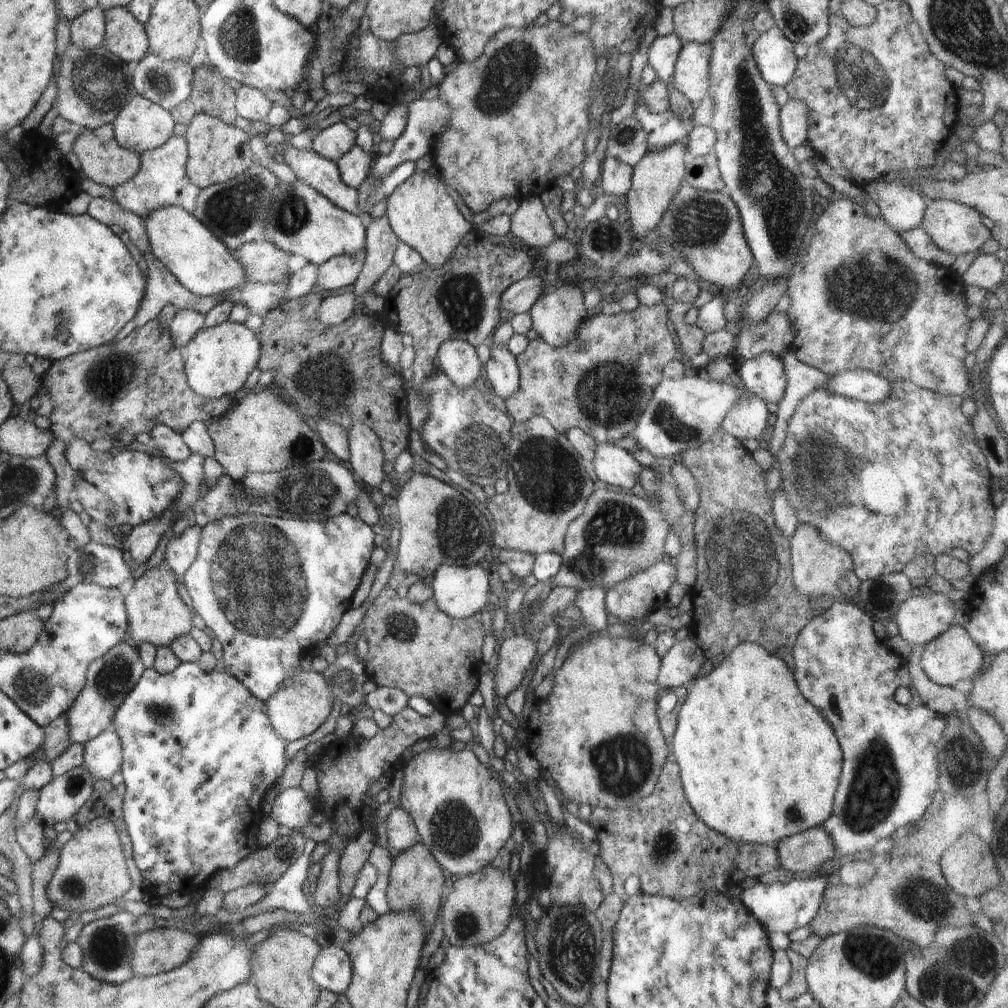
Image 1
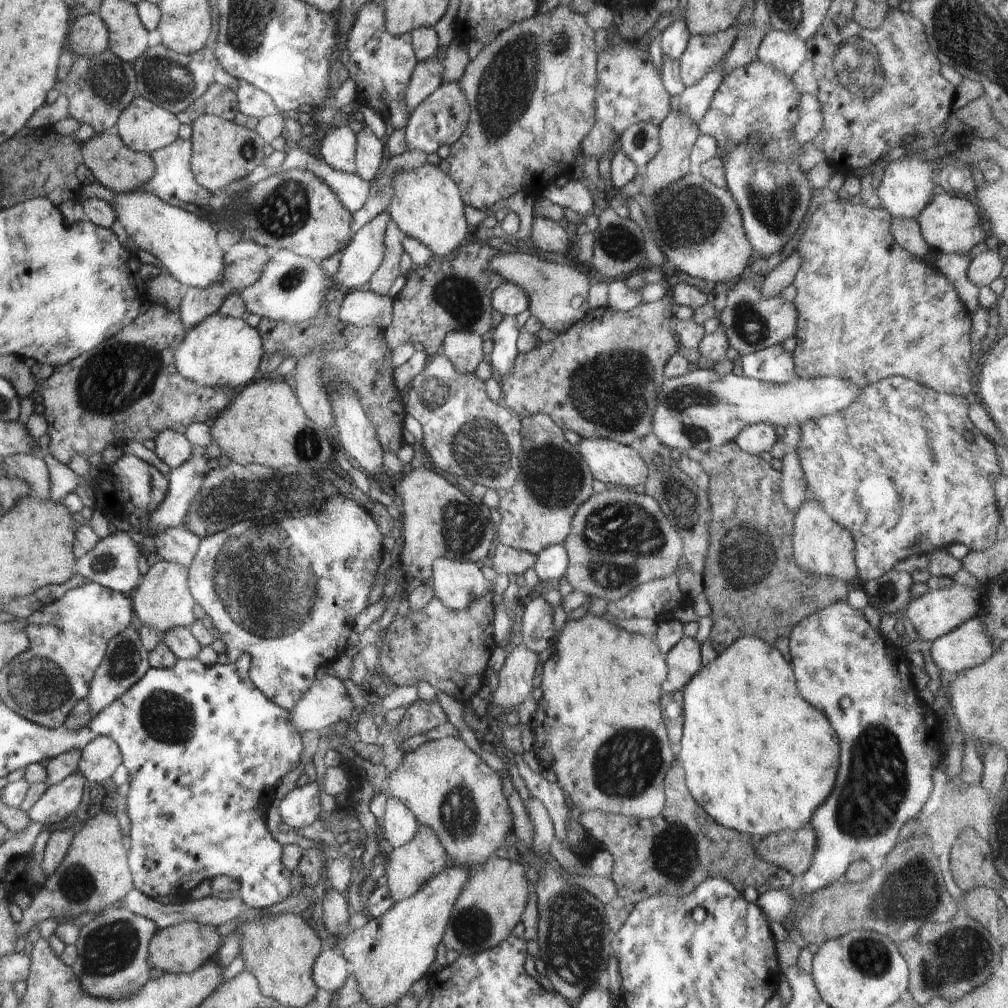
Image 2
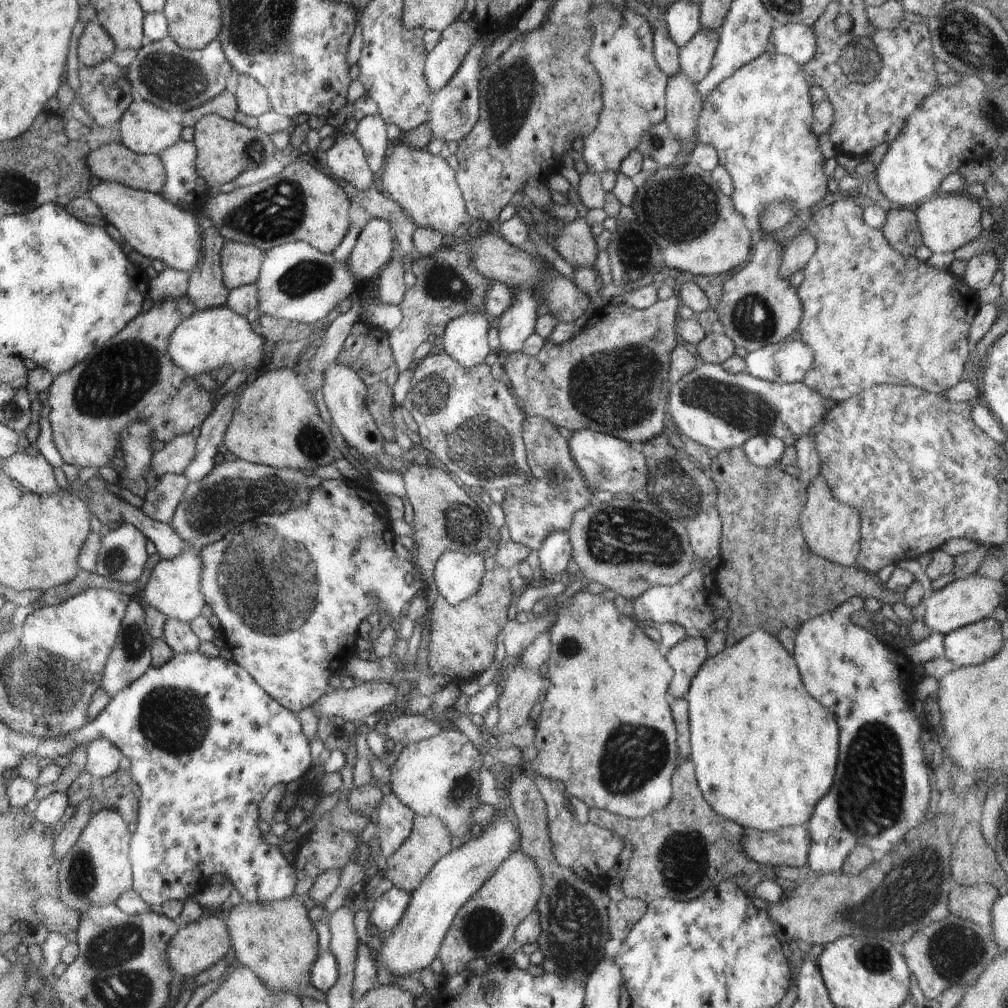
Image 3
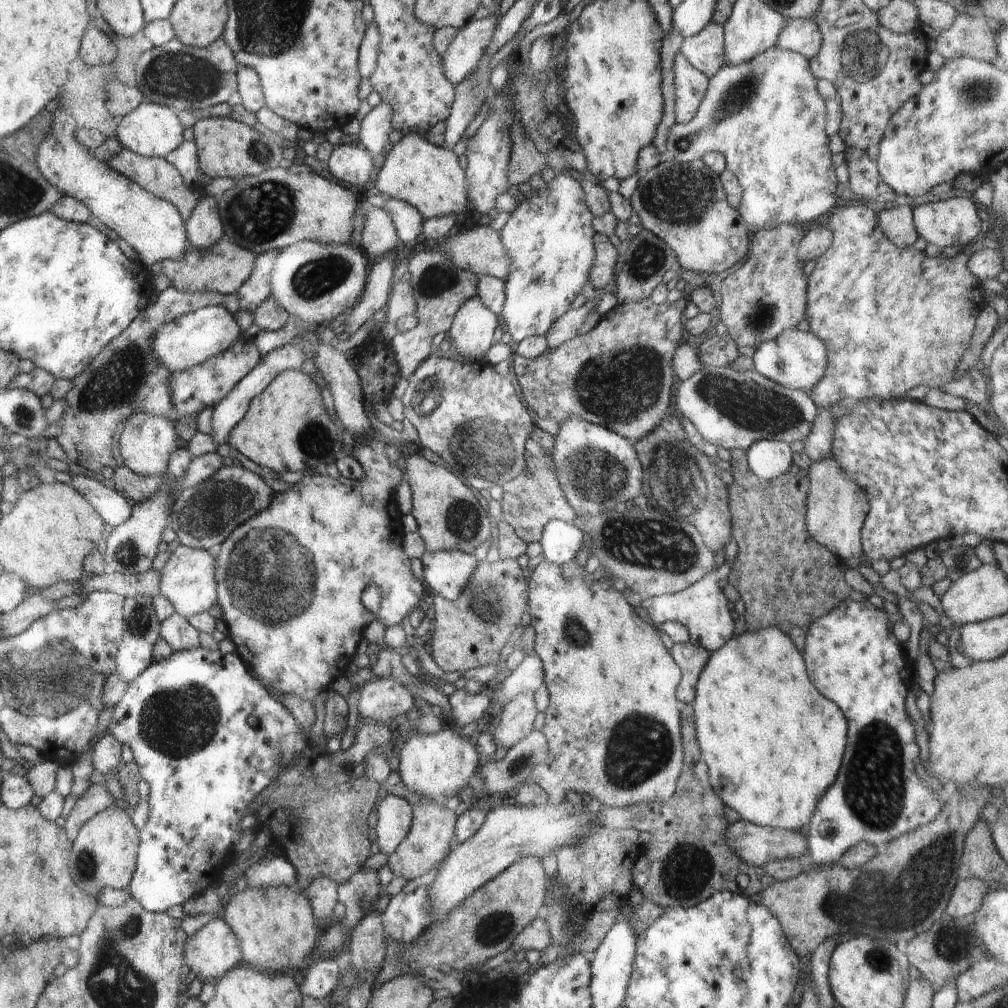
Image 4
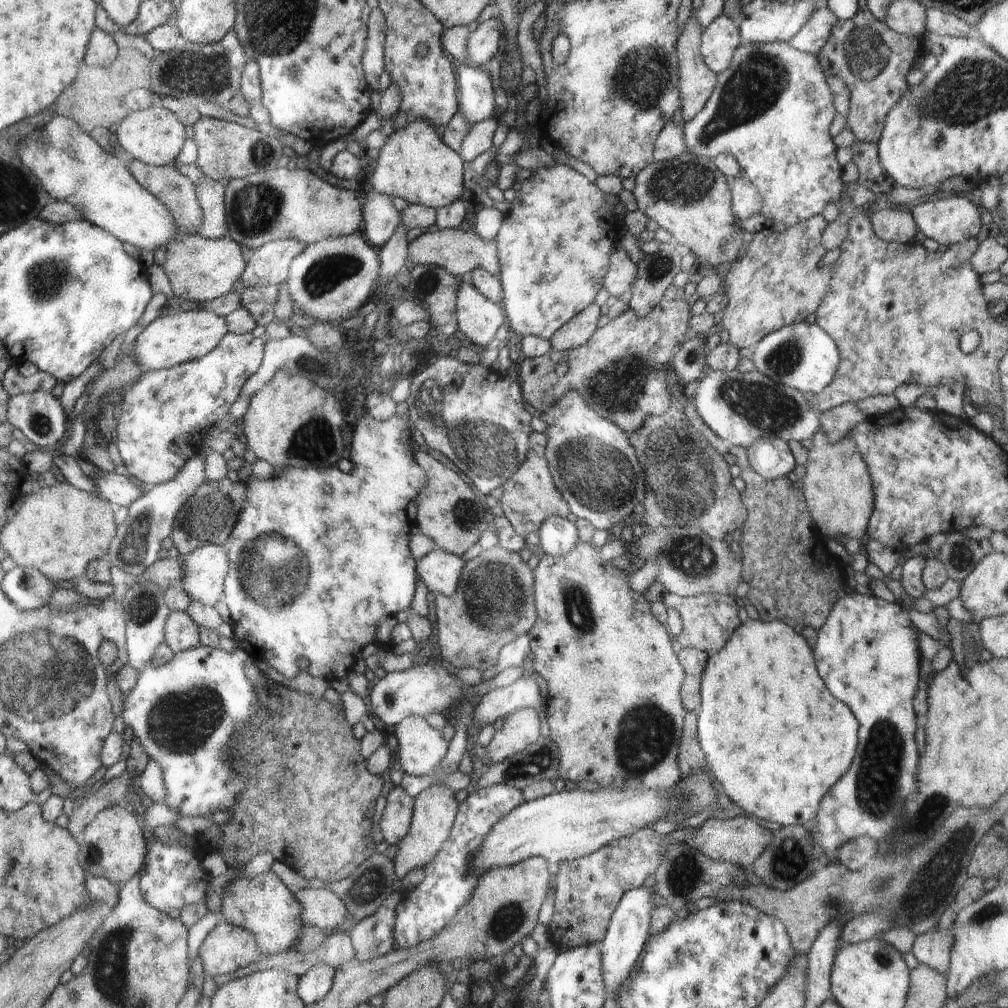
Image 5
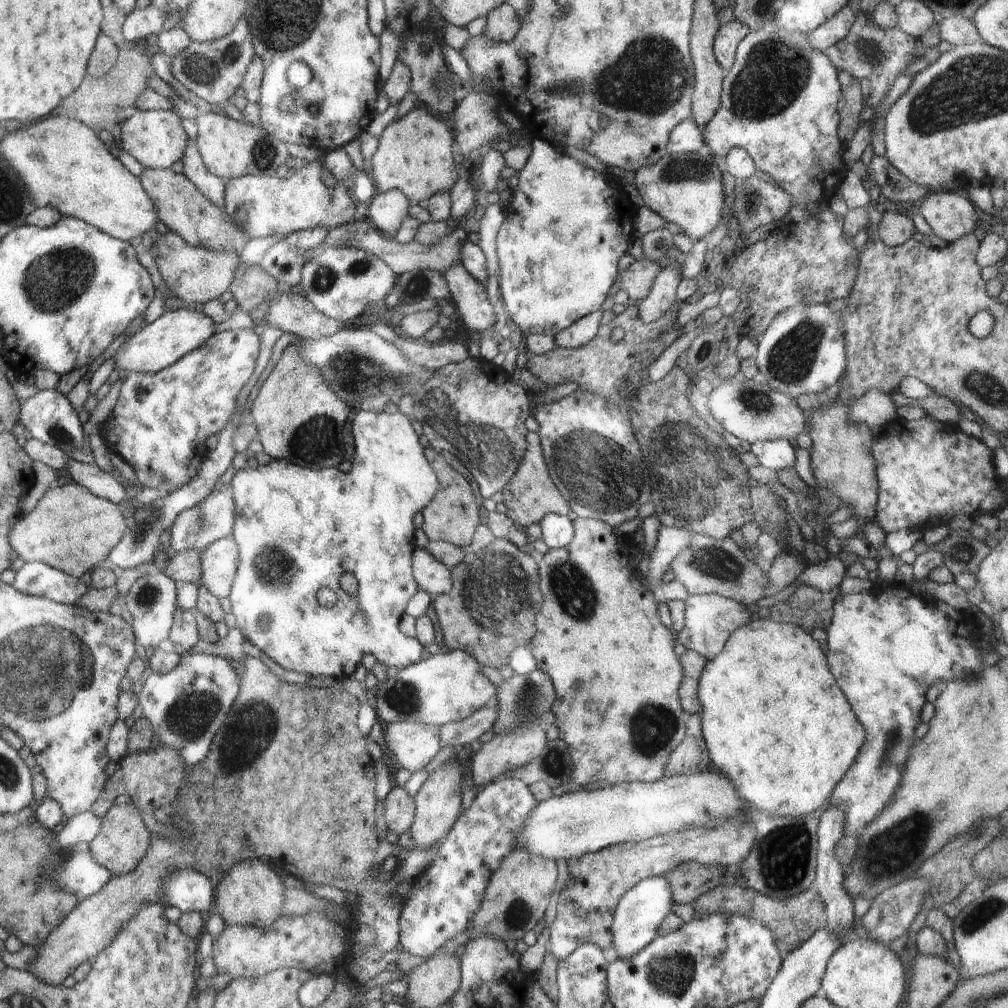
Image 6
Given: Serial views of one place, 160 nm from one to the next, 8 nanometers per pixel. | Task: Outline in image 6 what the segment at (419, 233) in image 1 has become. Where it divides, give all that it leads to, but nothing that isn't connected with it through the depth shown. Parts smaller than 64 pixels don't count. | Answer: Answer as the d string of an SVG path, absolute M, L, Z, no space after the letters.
M418 106L395 119L379 136L372 160L372 174L377 192L402 191L411 204L420 204L432 195L450 190L458 177L458 161L454 159L454 134L438 116Z

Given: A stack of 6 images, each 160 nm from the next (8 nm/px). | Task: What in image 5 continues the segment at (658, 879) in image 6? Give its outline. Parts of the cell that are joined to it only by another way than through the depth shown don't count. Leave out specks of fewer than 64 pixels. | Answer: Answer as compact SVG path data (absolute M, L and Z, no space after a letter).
M644 885L630 889L622 896L610 917L605 937L600 944L603 981L607 988L607 995L615 996L615 990L629 978L632 969L638 966L640 956L650 938L651 914L655 908L652 903L653 894L652 888L644 887Z

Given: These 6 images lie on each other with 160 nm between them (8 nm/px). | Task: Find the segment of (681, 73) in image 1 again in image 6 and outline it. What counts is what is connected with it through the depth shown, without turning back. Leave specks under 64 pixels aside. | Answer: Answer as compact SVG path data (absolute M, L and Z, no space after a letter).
M733 19L719 26L716 33L713 51L716 60L727 73L735 63L738 43L750 32L749 26Z

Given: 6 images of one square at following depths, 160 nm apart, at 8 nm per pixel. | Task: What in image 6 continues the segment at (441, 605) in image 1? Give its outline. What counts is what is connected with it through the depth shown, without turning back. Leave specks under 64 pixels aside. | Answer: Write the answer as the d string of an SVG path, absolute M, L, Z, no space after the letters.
M416 546L413 550L411 565L417 585L428 592L432 598L450 592L452 579L449 561L439 561L424 547Z

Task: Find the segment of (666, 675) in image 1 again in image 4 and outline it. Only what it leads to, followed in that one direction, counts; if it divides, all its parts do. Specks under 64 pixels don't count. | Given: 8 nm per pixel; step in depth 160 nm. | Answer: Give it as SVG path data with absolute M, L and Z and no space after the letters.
M690 642L675 643L670 652L682 673L682 680L677 686L675 694L678 704L684 704L684 702L690 704L694 700L694 688L697 680L710 658L711 652Z

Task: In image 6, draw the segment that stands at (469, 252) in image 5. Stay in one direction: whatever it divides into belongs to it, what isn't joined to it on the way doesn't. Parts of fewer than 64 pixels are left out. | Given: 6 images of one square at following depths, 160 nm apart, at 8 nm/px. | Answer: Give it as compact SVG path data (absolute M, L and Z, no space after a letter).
M362 217L356 221L331 228L328 231L326 238L324 238L317 248L309 254L309 256L311 257L310 259L320 256L323 254L325 249L330 247L350 247L374 253L374 256L383 260L397 276L403 272L416 271L418 269L430 269L439 273L444 273L449 266L460 263L459 258L461 244L467 239L466 235L467 232L465 232L461 227L458 227L435 245L427 246L418 243L417 241L399 243L393 237L387 237L382 234L382 232L374 228L374 226L372 226L365 217Z

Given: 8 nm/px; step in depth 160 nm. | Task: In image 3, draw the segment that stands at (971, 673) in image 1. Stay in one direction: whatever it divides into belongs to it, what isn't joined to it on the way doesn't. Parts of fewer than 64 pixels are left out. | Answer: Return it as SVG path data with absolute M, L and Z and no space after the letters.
M986 618L949 632L943 640L944 657L958 667L993 659L1003 647L1000 626L995 619Z

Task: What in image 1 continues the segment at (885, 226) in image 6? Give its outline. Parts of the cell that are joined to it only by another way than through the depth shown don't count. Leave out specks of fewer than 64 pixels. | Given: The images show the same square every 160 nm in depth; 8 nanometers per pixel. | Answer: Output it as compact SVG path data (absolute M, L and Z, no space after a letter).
M922 226L901 232L899 235L919 259L943 267L952 267L954 264L955 256L941 251Z

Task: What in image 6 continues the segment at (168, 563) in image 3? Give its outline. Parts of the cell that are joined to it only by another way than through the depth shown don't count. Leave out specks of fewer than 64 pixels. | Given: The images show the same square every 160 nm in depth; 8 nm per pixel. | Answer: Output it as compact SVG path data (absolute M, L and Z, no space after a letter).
M226 537L216 540L206 547L201 554L202 578L204 585L213 595L224 598L231 594L231 588L236 579L238 568L240 567L240 548L234 537Z

